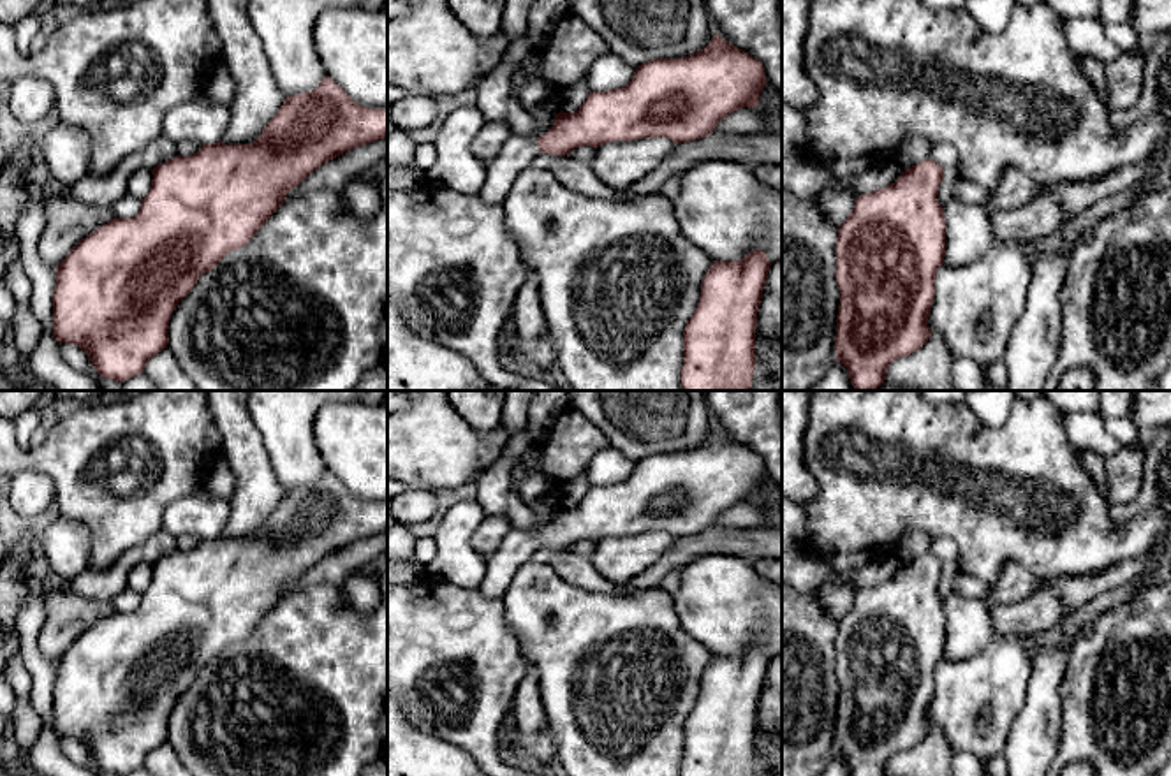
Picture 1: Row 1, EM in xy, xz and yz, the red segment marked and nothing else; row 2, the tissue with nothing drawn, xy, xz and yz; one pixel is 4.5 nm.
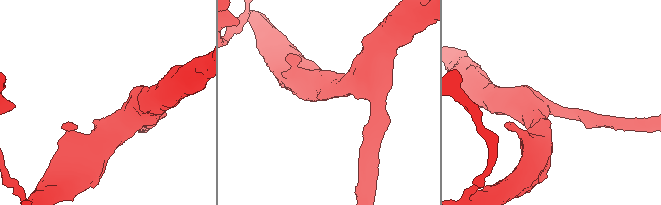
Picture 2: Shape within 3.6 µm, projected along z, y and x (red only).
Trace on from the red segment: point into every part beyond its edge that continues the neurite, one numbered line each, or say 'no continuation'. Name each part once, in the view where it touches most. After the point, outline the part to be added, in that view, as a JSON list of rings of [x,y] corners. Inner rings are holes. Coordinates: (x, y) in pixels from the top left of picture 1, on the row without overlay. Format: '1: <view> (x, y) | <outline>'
1: xz (518, 546) | [[[512,528],[493,556],[486,560],[486,575],[477,591],[486,598],[502,598],[514,572],[527,563],[537,549],[537,533]]]

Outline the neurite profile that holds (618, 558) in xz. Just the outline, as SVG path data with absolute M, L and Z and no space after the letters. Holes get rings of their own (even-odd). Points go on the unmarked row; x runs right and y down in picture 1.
M667 531L613 535L595 542L590 561L608 581L623 584L659 561L674 542Z

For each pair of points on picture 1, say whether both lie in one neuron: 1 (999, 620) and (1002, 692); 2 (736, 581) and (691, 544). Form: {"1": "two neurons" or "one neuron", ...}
{"1": "two neurons", "2": "two neurons"}

